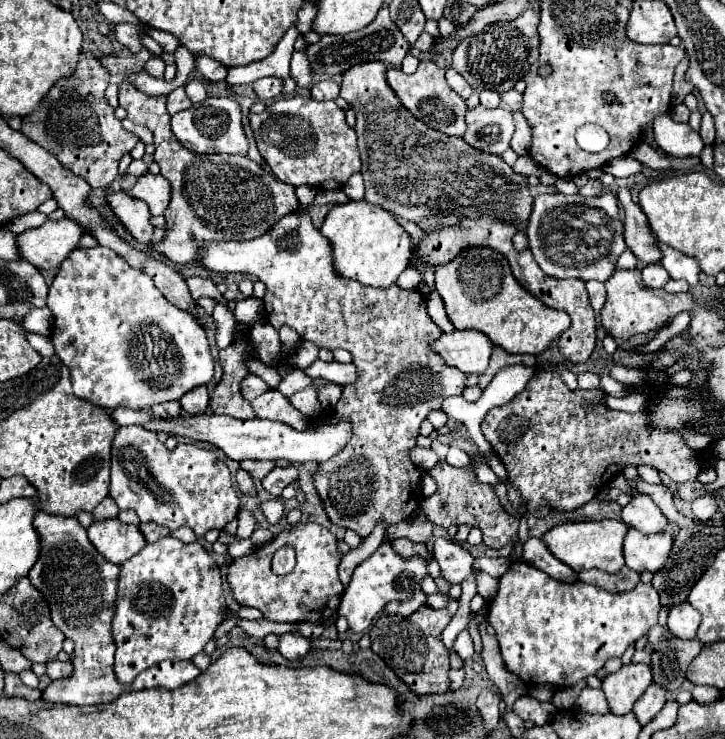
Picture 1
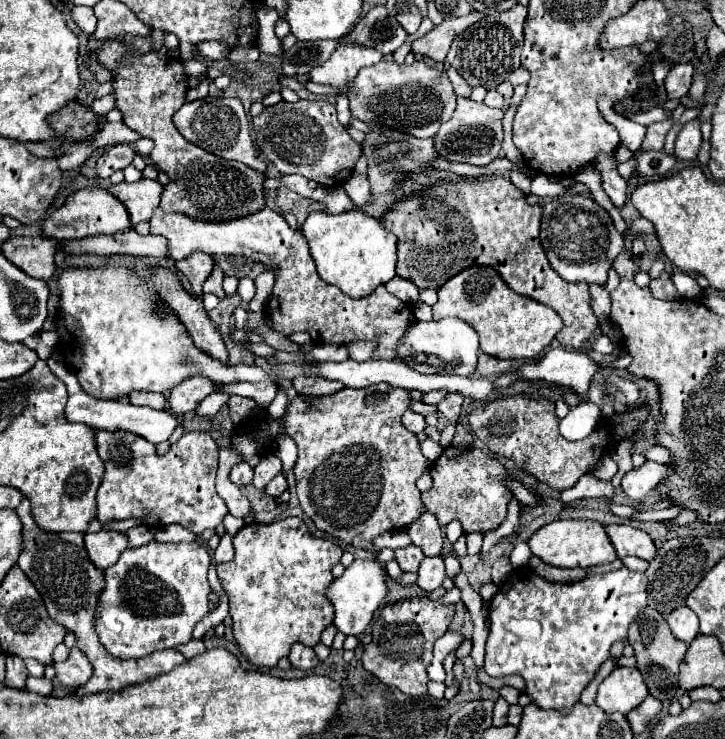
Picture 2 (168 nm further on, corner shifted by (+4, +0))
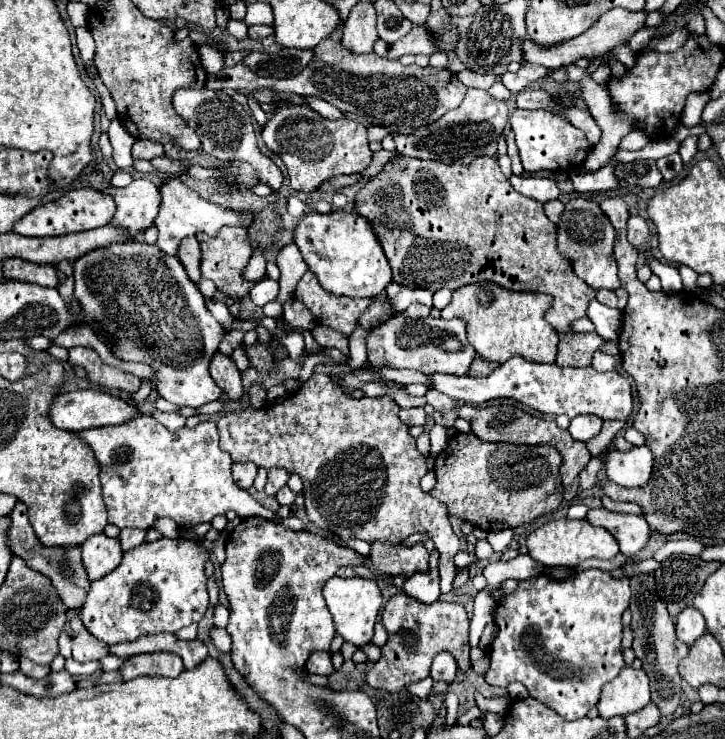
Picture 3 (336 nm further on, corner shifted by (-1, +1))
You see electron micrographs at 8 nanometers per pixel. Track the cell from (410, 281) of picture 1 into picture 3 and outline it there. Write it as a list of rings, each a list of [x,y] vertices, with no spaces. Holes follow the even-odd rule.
[[[391,282],[387,286],[387,298],[393,306],[393,310],[401,312],[401,310],[407,310],[413,302],[421,302],[421,304],[427,304],[431,306],[433,304],[433,294],[429,290],[413,290],[413,288],[407,288],[407,286],[401,286],[397,282]]]

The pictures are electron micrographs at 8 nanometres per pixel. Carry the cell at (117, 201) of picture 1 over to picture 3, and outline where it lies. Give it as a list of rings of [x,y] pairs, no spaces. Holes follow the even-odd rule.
[[[93,188],[69,190],[57,200],[45,202],[37,206],[35,210],[31,210],[29,214],[25,214],[21,220],[13,224],[13,232],[21,236],[37,236],[37,238],[85,232],[85,230],[93,230],[93,228],[109,224],[109,220],[113,218],[113,212],[115,212],[115,204],[109,194],[101,194],[99,190],[93,190]]]

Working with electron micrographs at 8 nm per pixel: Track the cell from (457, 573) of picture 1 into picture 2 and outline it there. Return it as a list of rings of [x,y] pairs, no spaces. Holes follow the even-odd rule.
[[[424,557],[420,569],[418,569],[418,585],[424,591],[434,591],[442,587],[442,581],[446,579],[446,567],[444,557]]]

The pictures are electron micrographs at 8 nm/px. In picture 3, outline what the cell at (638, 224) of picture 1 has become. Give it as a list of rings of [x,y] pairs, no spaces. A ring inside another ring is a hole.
[[[631,216],[629,222],[627,222],[627,240],[635,246],[635,248],[641,248],[649,238],[649,228],[647,228],[647,222],[645,218],[641,216]]]

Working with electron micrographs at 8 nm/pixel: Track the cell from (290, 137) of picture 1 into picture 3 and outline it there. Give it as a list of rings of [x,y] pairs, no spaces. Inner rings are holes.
[[[281,108],[281,112],[275,112],[275,116],[267,122],[261,136],[267,148],[285,162],[291,188],[305,194],[317,190],[333,176],[363,172],[373,156],[367,144],[367,124],[357,120],[327,120],[311,108]]]

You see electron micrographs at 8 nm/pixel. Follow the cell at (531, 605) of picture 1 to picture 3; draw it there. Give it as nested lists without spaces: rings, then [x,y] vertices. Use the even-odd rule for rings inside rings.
[[[585,570],[581,574],[571,574],[565,580],[555,580],[547,574],[519,580],[517,590],[497,602],[497,636],[489,646],[491,666],[485,672],[485,680],[491,686],[521,682],[527,686],[533,698],[541,700],[547,708],[555,710],[565,720],[583,718],[589,708],[597,706],[601,698],[601,688],[625,668],[621,648],[621,616],[629,608],[629,598],[629,578],[615,580],[609,576],[609,572],[603,570]]]

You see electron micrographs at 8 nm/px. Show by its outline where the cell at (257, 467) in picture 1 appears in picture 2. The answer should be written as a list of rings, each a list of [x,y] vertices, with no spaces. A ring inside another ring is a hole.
[[[266,453],[260,463],[254,467],[254,479],[252,485],[256,489],[264,489],[266,481],[270,481],[274,475],[278,475],[282,471],[282,463],[274,453]]]

